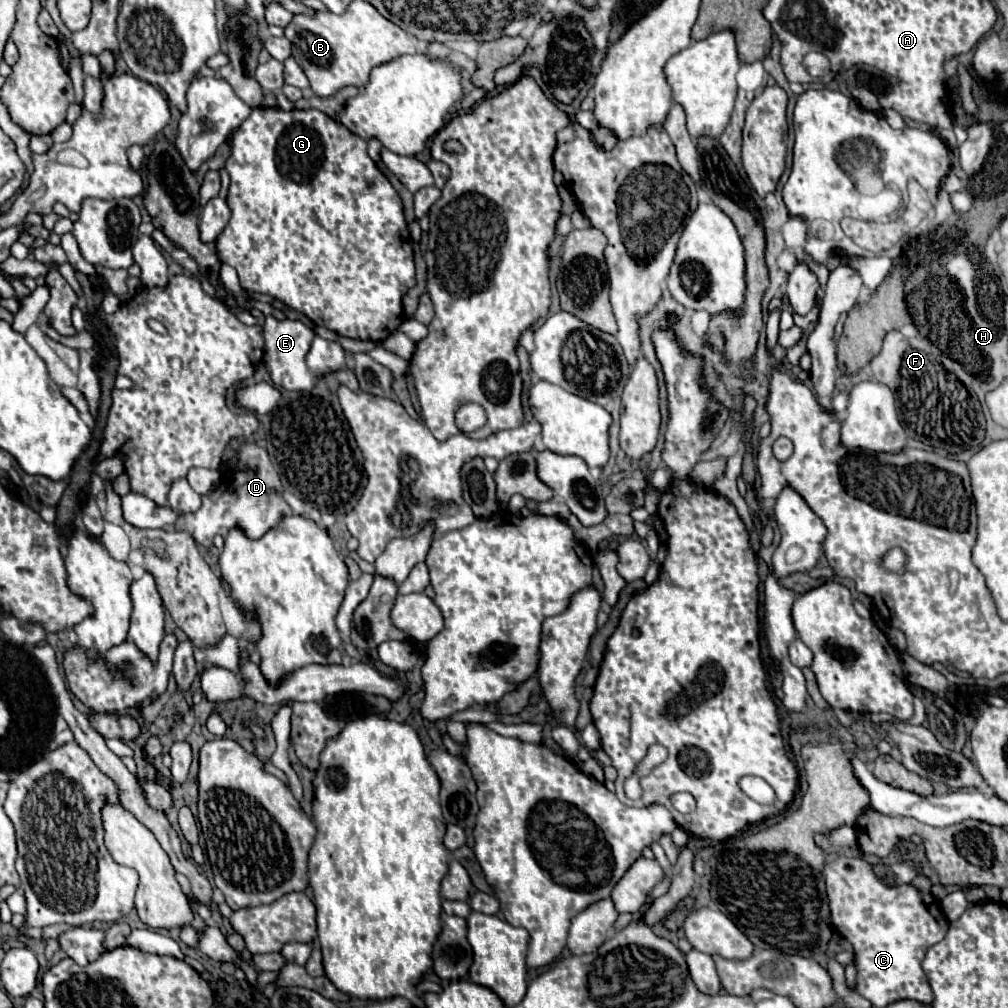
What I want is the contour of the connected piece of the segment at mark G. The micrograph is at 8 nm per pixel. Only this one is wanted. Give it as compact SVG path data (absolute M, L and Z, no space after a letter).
M257 108L249 118L241 122L237 132L231 138L231 156L225 164L231 176L231 188L227 196L227 204L231 208L231 220L227 230L217 236L217 250L221 262L233 266L239 274L239 282L243 288L259 294L269 294L287 306L303 312L313 324L325 326L339 336L383 342L389 334L393 334L403 320L403 296L409 288L415 286L415 264L413 264L413 246L407 230L407 222L403 216L403 204L395 188L389 180L379 172L375 162L367 154L367 142L355 134L351 134L343 124L337 124L333 118L319 110L291 110L283 112L281 108Z

